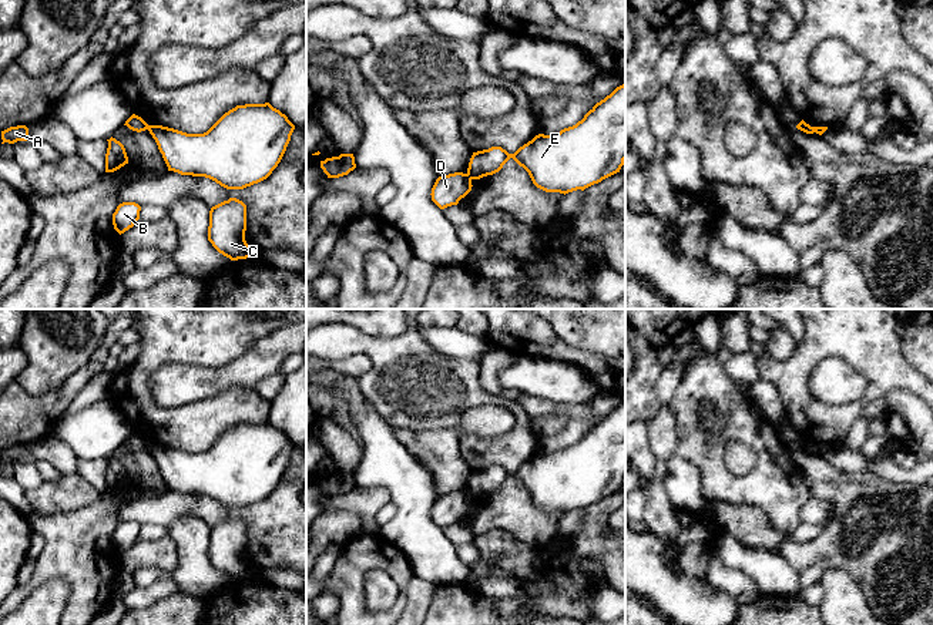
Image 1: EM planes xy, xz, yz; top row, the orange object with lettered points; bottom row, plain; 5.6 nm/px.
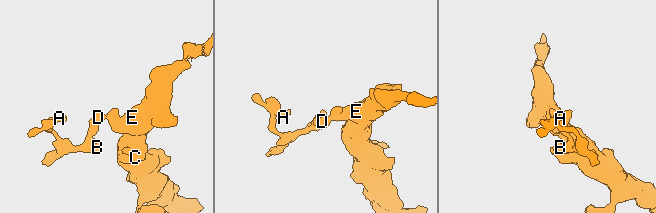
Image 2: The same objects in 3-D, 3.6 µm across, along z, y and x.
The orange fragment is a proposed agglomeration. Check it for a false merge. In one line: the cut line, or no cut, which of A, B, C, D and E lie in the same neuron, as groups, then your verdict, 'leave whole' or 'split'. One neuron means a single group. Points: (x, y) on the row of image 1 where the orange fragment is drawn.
xz (466, 174), (470, 180) | A B D / C E | split

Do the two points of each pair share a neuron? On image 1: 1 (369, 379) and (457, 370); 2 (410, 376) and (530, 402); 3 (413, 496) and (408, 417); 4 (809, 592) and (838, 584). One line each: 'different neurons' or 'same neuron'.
1: same neuron
2: different neurons
3: different neurons
4: different neurons

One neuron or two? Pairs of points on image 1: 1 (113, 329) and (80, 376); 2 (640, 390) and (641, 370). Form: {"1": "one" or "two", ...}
{"1": "one", "2": "one"}

